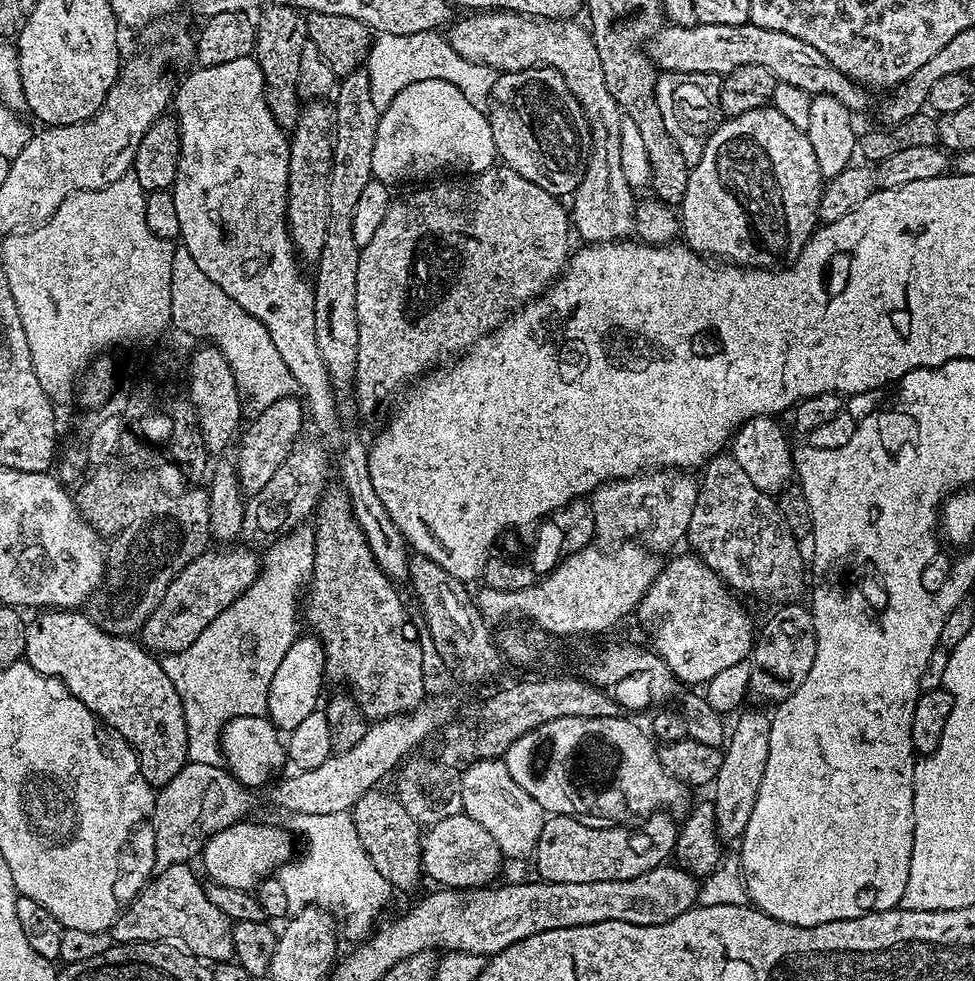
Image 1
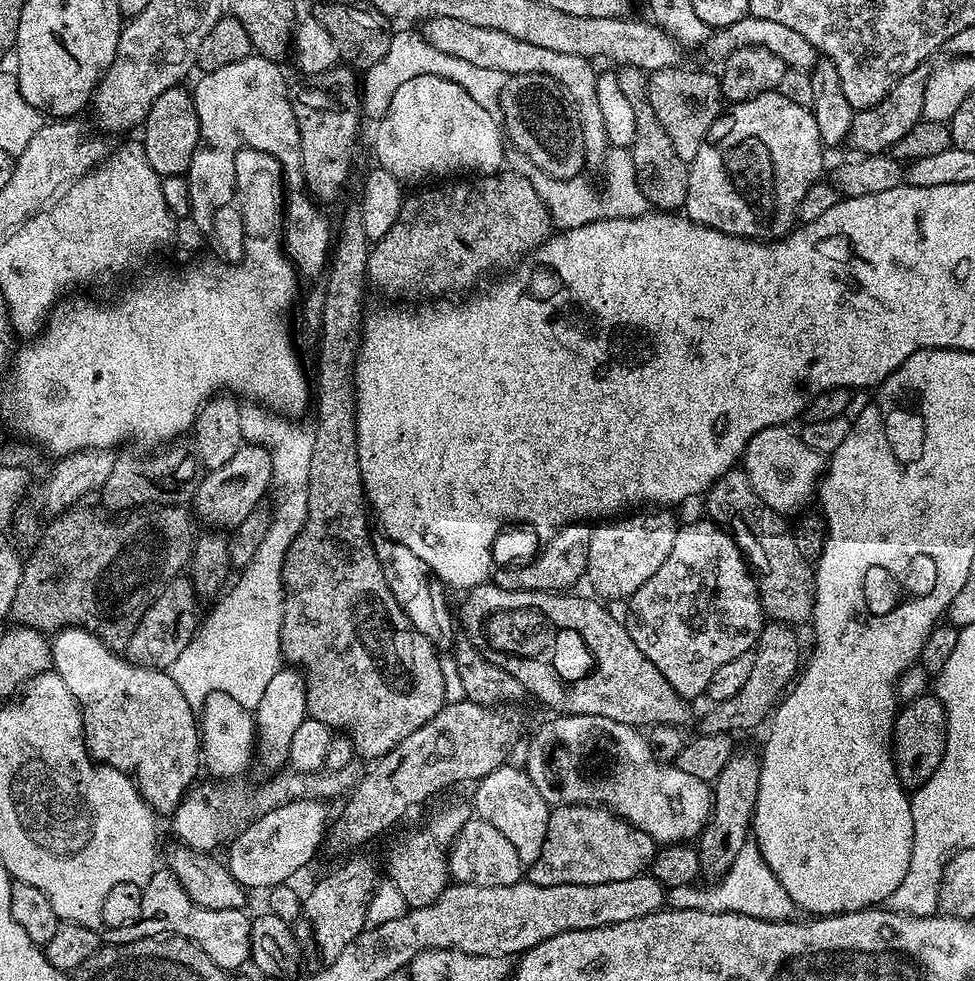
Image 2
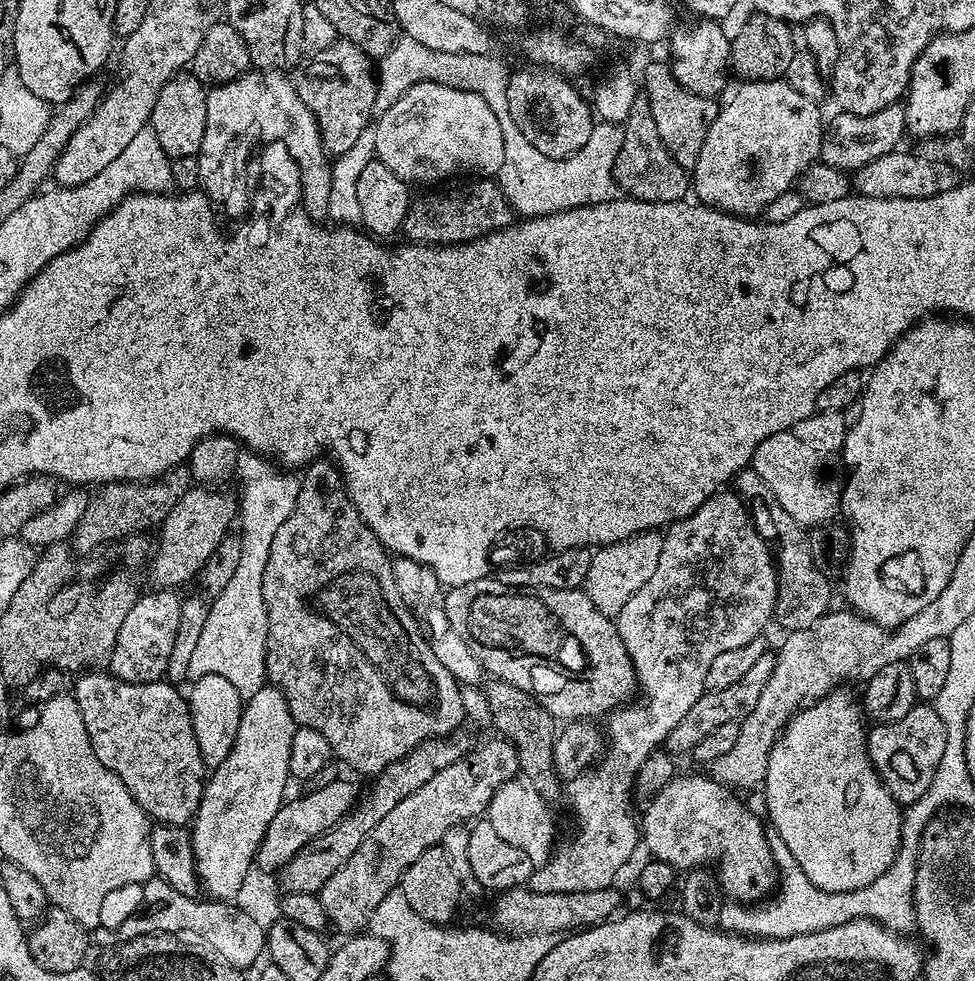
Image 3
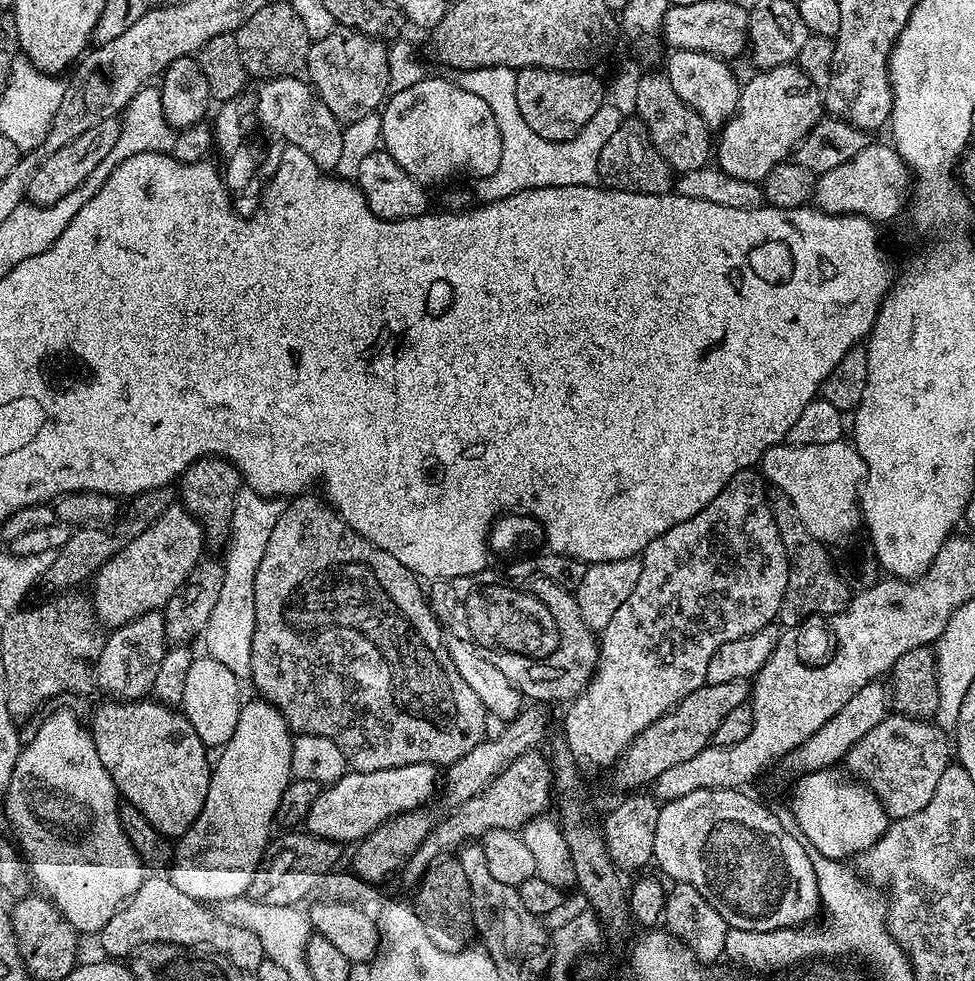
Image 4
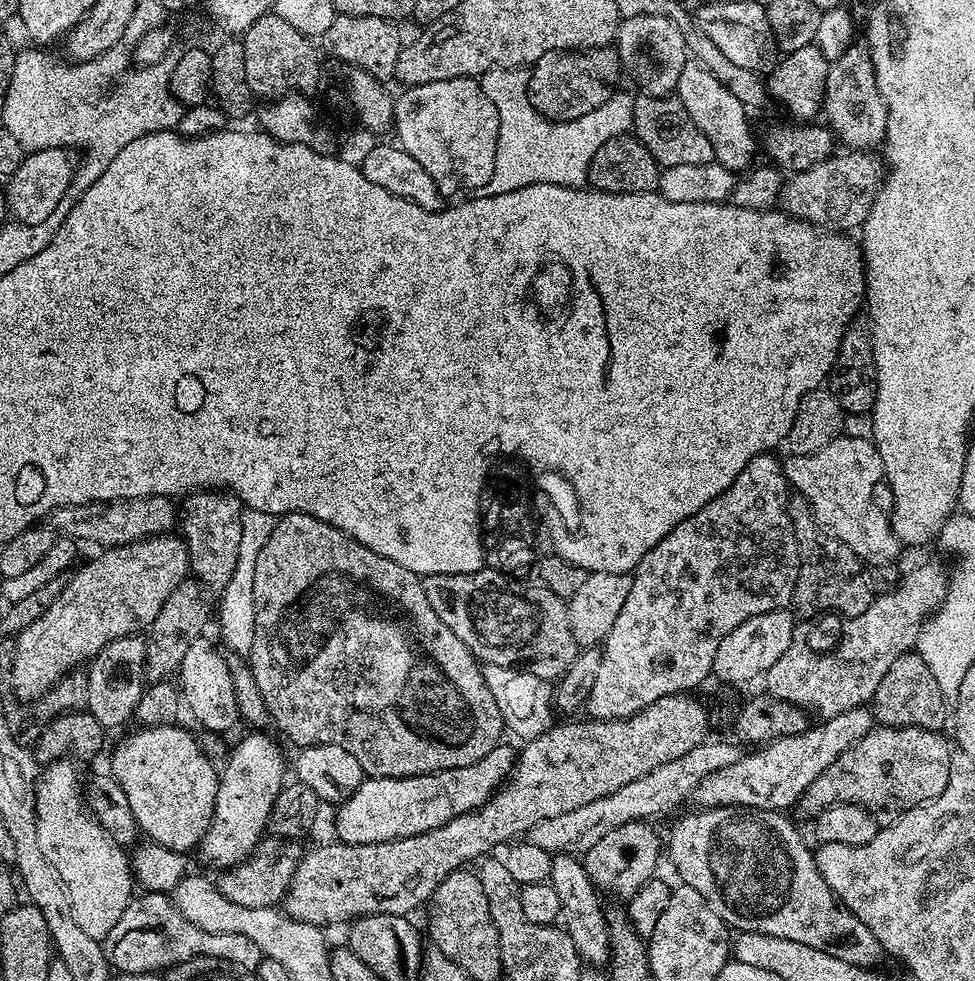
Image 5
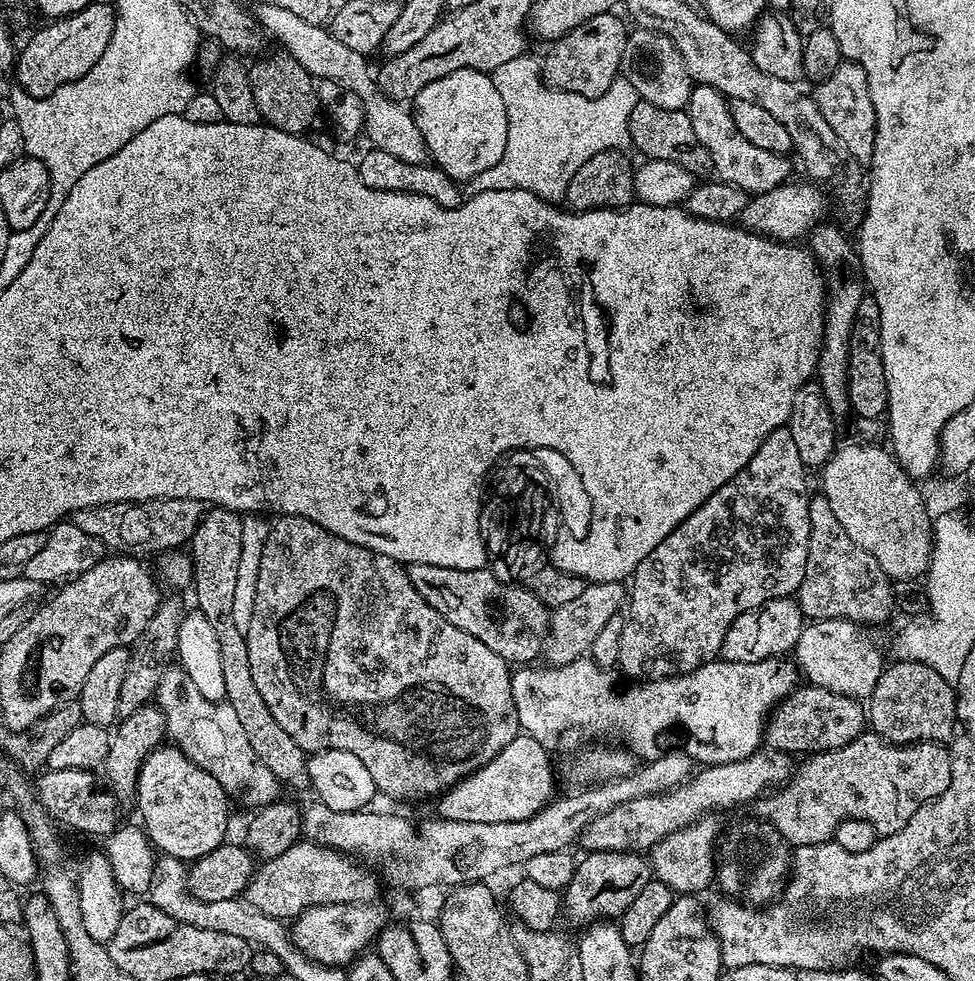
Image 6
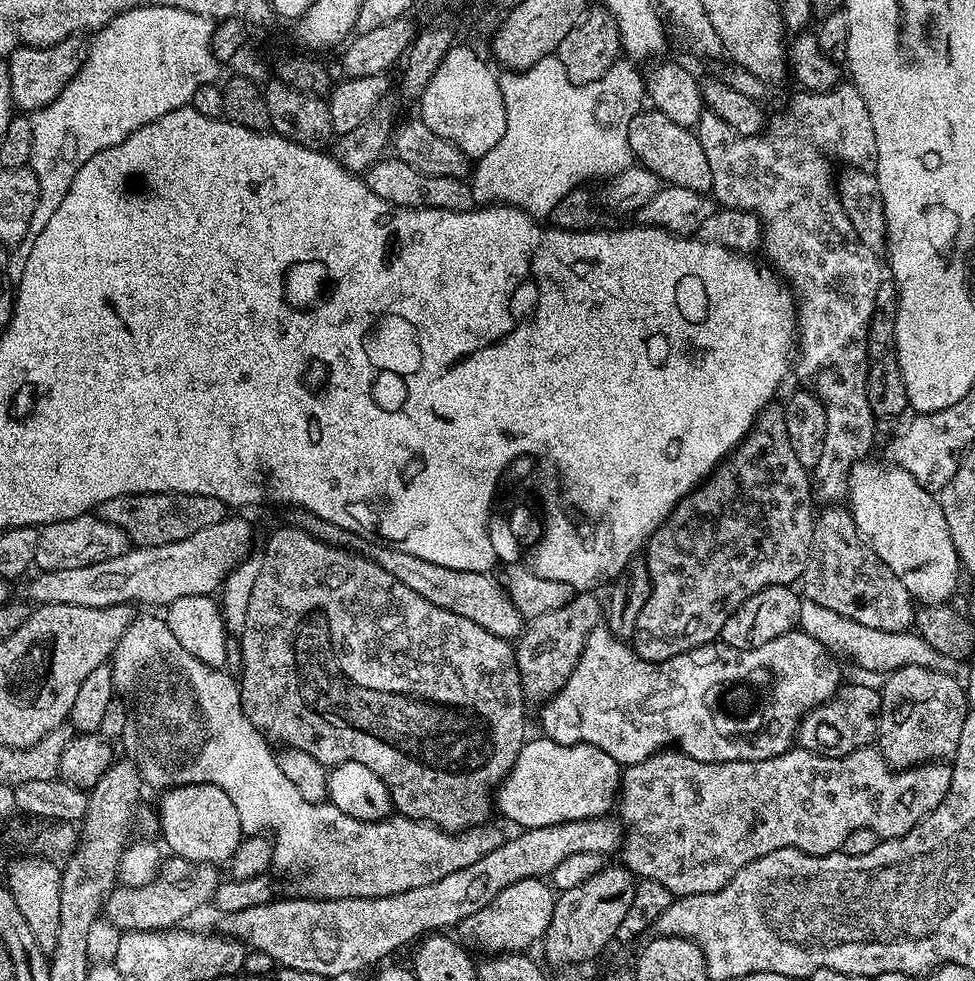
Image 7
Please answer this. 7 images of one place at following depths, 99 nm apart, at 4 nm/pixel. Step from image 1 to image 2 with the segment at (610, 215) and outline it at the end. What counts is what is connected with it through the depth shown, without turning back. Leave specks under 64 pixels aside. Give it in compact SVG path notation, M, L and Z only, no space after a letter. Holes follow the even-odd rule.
M438 18L425 20L422 24L422 35L434 50L442 50L442 54L454 54L454 58L462 58L462 62L470 62L470 66L478 66L482 70L502 70L505 77L518 74L538 74L556 84L572 99L580 120L584 123L582 143L584 155L589 165L605 159L610 145L606 134L606 122L602 122L602 110L598 106L598 86L596 85L597 69L592 69L593 61L587 56L578 54L558 54L558 50L546 50L542 46L530 46L530 42L522 42L518 38L510 38L510 34L502 34L502 30L486 30L486 26L470 26L470 22L458 22L458 18Z

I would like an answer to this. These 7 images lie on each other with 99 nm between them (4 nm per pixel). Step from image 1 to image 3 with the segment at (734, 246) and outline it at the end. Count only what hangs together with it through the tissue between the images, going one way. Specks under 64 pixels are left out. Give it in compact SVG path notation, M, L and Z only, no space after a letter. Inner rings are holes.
M783 78L778 80L746 80L739 86L741 88L728 101L723 101L720 104L720 112L710 126L710 134L706 134L706 142L702 142L702 154L698 154L698 162L695 168L691 169L690 184L694 189L694 196L696 192L695 199L699 203L706 204L710 208L719 208L721 212L726 212L733 216L756 218L759 217L759 212L761 215L782 193L793 191L794 185L799 181L800 174L807 170L811 164L819 161L826 120L825 117L820 117L819 107L821 105L817 101L798 94L798 90L794 90L794 86L790 86L787 80Z

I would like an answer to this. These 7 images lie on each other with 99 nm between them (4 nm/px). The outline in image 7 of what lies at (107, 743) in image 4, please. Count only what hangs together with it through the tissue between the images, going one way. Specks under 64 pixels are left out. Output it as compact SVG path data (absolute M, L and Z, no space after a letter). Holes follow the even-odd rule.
M180 784L161 796L164 797L160 800L160 832L172 856L217 866L231 860L240 845L242 829L238 810L223 790L213 784Z

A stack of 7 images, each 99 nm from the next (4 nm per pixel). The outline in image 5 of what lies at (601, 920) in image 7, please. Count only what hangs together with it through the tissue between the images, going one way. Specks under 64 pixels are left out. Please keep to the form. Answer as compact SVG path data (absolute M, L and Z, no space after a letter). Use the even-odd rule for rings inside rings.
M642 820L626 822L610 830L606 838L594 842L594 846L583 853L582 863L586 874L601 893L613 892L614 895L621 896L621 901L626 902L638 894L638 886L657 875L656 863L660 860L660 852L662 856L662 836L660 838L652 826Z

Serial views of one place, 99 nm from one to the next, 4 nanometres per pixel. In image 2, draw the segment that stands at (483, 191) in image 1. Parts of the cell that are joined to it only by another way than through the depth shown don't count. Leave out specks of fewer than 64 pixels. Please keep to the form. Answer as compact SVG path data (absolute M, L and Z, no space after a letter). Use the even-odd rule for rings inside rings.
M501 170L494 176L478 176L475 178L460 178L455 182L444 182L441 188L428 188L425 192L416 192L405 199L402 210L398 214L398 222L394 222L394 226L390 226L389 232L386 233L386 238L375 241L371 245L368 254L368 275L367 283L372 284L376 288L381 288L388 296L400 296L403 292L425 292L425 297L428 298L444 298L448 292L464 292L475 289L480 279L487 272L492 272L495 268L499 270L508 270L517 262L525 259L529 254L535 253L536 247L543 244L548 239L553 231L554 225L551 216L548 215L546 206L542 202L542 198L538 198L538 190L534 190L534 186L528 181L527 175L516 172L508 172L509 170Z

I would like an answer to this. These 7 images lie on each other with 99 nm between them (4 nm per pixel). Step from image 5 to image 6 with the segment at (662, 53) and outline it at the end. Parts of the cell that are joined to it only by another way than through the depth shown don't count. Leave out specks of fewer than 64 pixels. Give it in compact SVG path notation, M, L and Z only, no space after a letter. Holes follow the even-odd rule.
M645 28L629 31L626 50L622 50L621 64L625 81L634 86L641 100L662 106L662 110L687 109L694 81L686 70L686 62L682 62L682 54L678 54L678 46L674 46L670 38Z

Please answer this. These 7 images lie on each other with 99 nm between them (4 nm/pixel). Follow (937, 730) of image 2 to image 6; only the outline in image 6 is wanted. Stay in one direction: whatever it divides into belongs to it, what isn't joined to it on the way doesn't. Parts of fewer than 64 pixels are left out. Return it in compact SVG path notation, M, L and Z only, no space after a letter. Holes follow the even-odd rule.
M866 730L854 742L829 752L809 755L804 765L797 767L786 784L755 801L754 807L761 821L767 822L789 845L826 844L835 837L843 820L870 822L880 836L889 836L910 818L924 804L931 804L950 786L950 751L943 743L891 744L875 732Z

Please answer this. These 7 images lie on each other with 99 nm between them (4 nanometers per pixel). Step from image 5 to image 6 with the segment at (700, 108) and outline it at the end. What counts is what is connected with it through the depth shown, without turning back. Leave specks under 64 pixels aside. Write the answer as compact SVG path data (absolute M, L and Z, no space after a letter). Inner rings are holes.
M696 84L688 99L687 114L694 126L694 134L702 141L702 146L710 150L712 159L712 172L720 180L731 184L737 184L744 192L755 194L765 192L771 188L777 188L779 184L789 179L787 155L762 150L759 146L753 146L738 134L734 126L734 118L730 118L728 109L729 101L723 93L714 90L714 86Z

